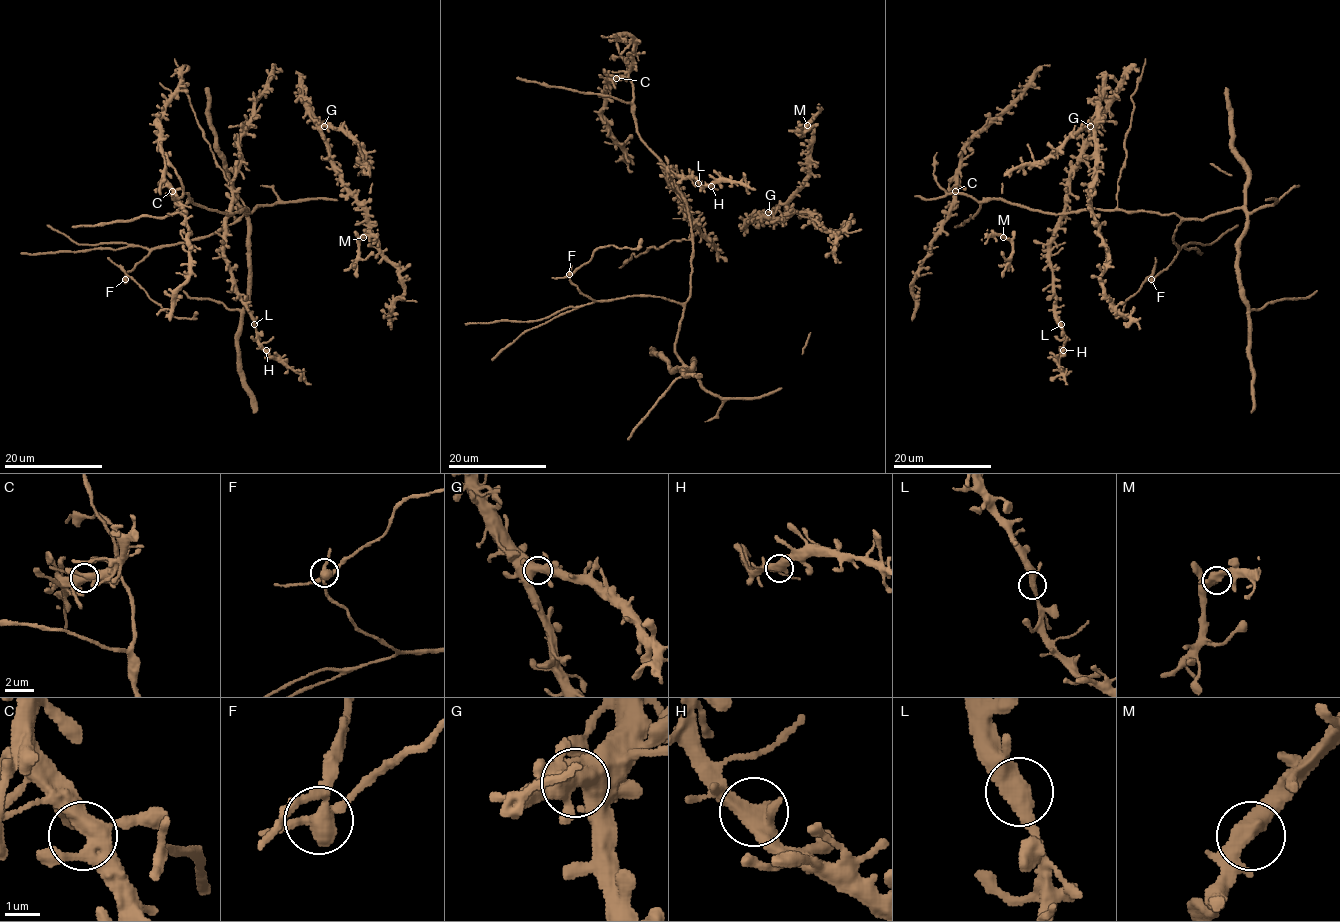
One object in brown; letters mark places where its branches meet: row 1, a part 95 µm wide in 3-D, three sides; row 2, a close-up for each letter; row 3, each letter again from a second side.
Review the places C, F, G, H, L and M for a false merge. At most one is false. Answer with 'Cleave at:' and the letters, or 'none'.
Cleave at: F

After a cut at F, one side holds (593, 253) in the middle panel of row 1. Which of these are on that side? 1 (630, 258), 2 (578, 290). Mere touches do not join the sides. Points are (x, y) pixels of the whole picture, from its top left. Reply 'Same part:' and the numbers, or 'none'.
Same part: none

